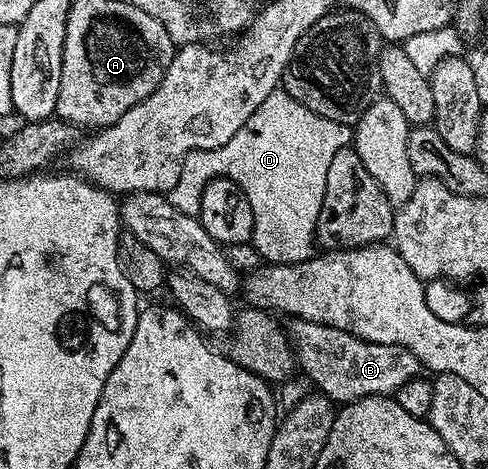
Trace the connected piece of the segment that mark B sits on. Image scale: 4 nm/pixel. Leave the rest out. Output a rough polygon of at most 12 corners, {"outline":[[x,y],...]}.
{"outline":[[293,318],[299,370],[333,404],[421,374],[398,345]]}

